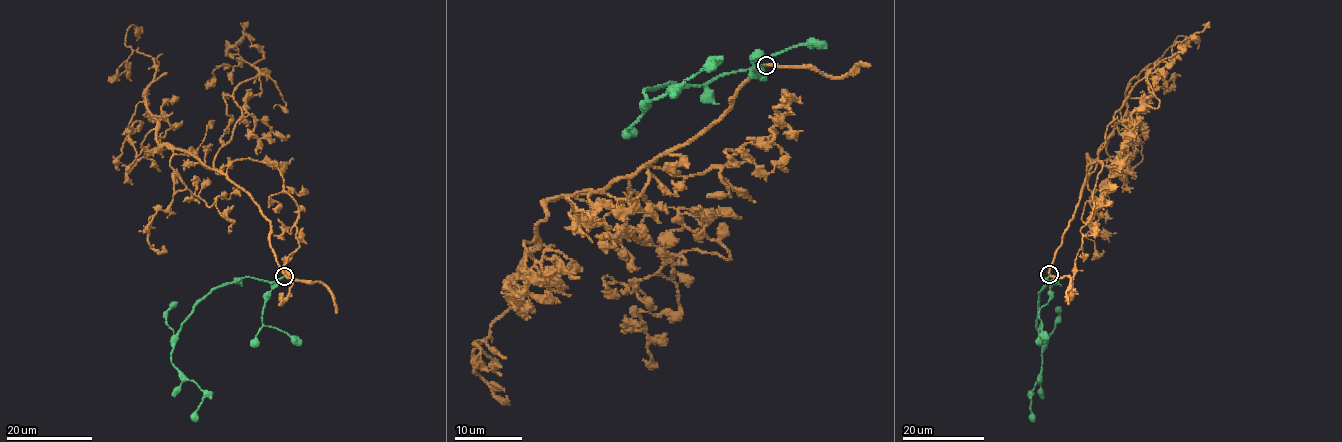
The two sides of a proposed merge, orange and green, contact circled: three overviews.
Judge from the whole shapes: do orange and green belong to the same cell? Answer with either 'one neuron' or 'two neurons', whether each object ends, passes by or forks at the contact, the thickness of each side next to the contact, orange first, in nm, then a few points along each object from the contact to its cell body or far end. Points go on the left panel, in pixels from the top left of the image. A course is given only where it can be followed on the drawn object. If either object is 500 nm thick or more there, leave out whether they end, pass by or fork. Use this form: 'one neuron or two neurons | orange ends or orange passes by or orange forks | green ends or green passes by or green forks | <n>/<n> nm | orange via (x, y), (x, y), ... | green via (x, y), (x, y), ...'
two neurons | orange passes by | green ends | 300/260 nm | orange via (284, 275), (251, 196), (158, 147), (146, 98), (156, 67), (126, 45), (132, 25), (136, 41) | green via (284, 276), (273, 281), (243, 277), (223, 283), (196, 305), (183, 323), (171, 360), (203, 393), (194, 421)

